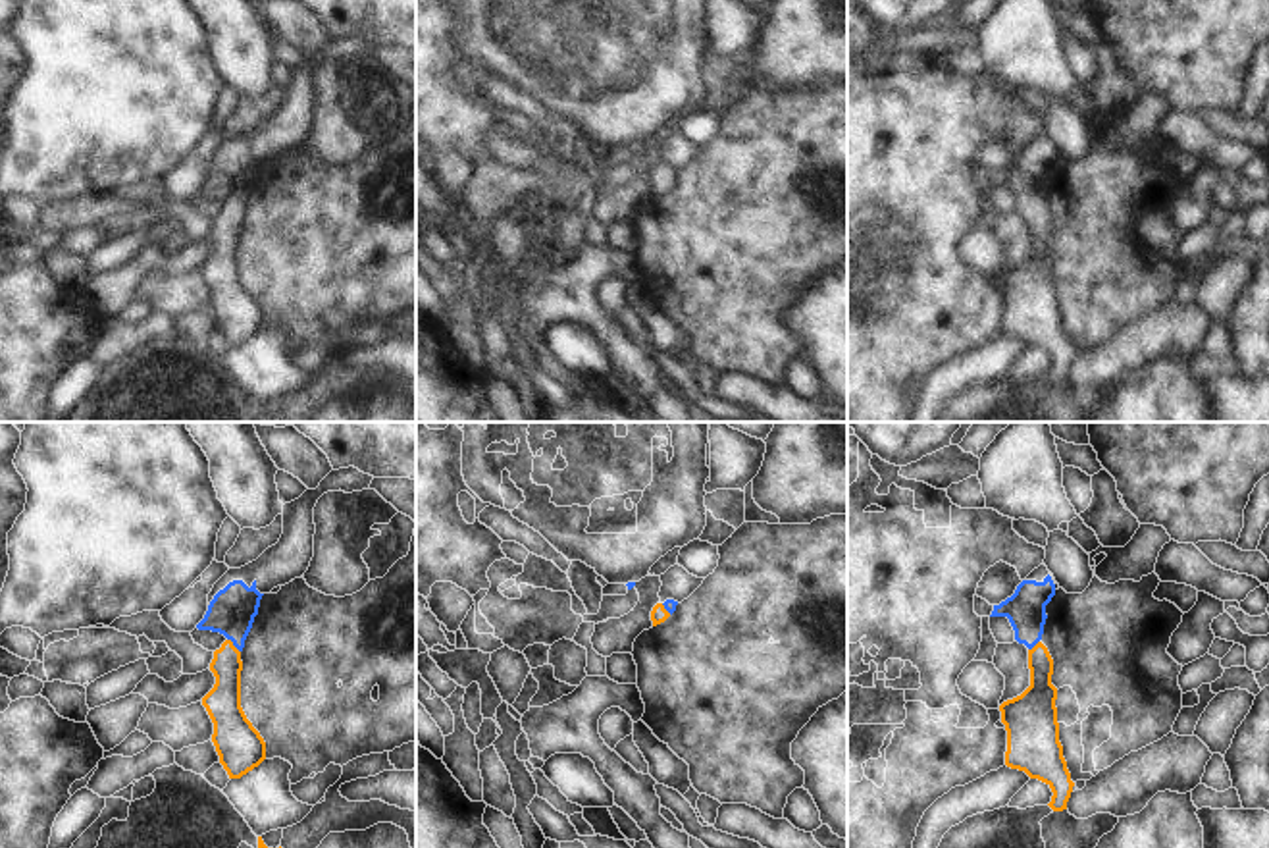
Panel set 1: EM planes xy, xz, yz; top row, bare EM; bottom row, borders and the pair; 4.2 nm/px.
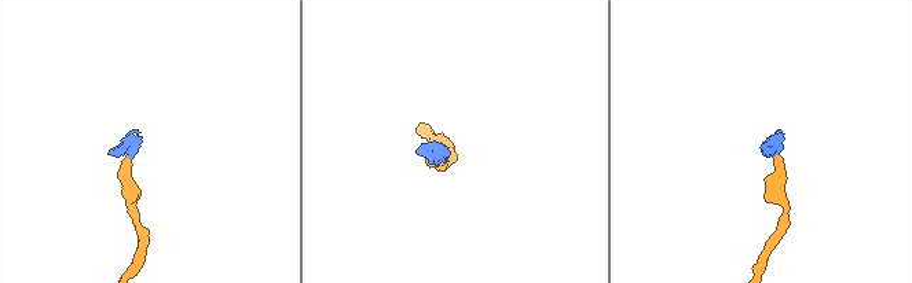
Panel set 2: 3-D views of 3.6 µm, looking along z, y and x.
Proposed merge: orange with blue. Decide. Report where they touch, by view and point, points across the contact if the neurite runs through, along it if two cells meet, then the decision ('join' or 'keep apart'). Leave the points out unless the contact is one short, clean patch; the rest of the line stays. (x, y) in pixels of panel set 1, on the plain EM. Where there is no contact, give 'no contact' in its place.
contact xy (233, 214); way xy (222, 270), (233, 214), (232, 180); join

